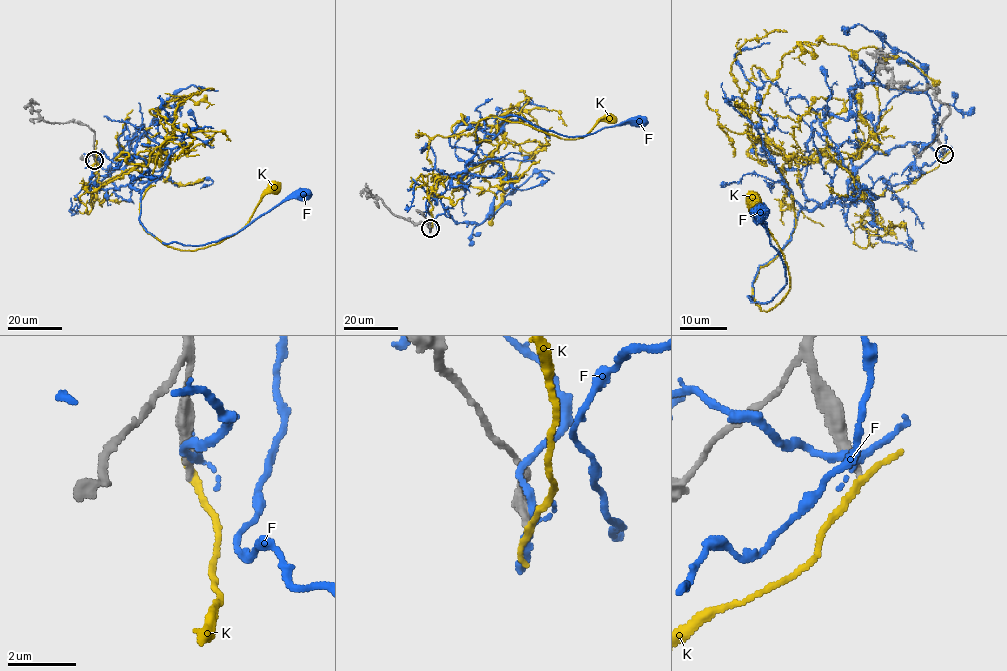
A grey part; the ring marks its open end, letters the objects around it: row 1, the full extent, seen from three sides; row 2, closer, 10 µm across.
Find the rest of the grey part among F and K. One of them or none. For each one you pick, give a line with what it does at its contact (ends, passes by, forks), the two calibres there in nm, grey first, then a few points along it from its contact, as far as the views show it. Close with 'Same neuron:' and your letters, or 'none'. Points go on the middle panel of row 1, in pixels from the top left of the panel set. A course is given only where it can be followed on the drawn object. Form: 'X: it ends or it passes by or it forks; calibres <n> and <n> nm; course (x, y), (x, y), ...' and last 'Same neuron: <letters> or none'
Same neuron: none

